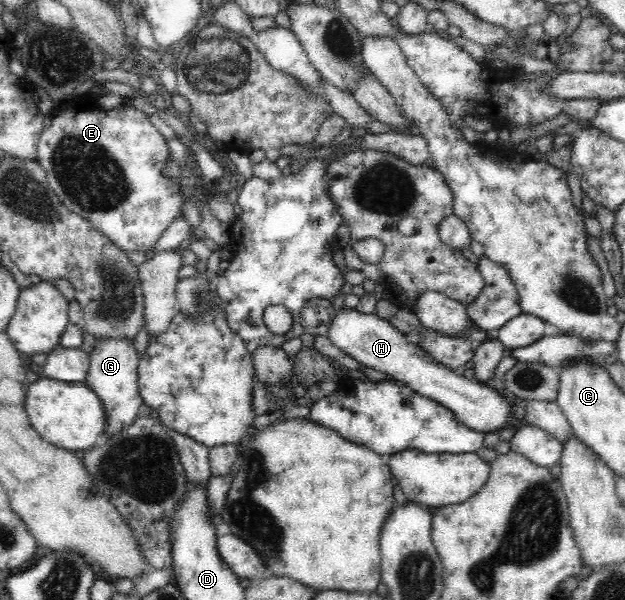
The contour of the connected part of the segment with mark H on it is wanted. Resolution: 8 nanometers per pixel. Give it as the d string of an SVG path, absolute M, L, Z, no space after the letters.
M352 309L340 311L330 325L330 341L362 366L376 369L389 376L392 381L398 381L419 395L452 410L457 420L471 431L486 435L491 432L500 433L509 426L518 433L526 424L524 419L513 420L514 403L509 402L504 394L487 385L461 377L460 371L436 364L436 360L428 356L416 341L398 333L390 322L382 320L375 313L362 314Z

